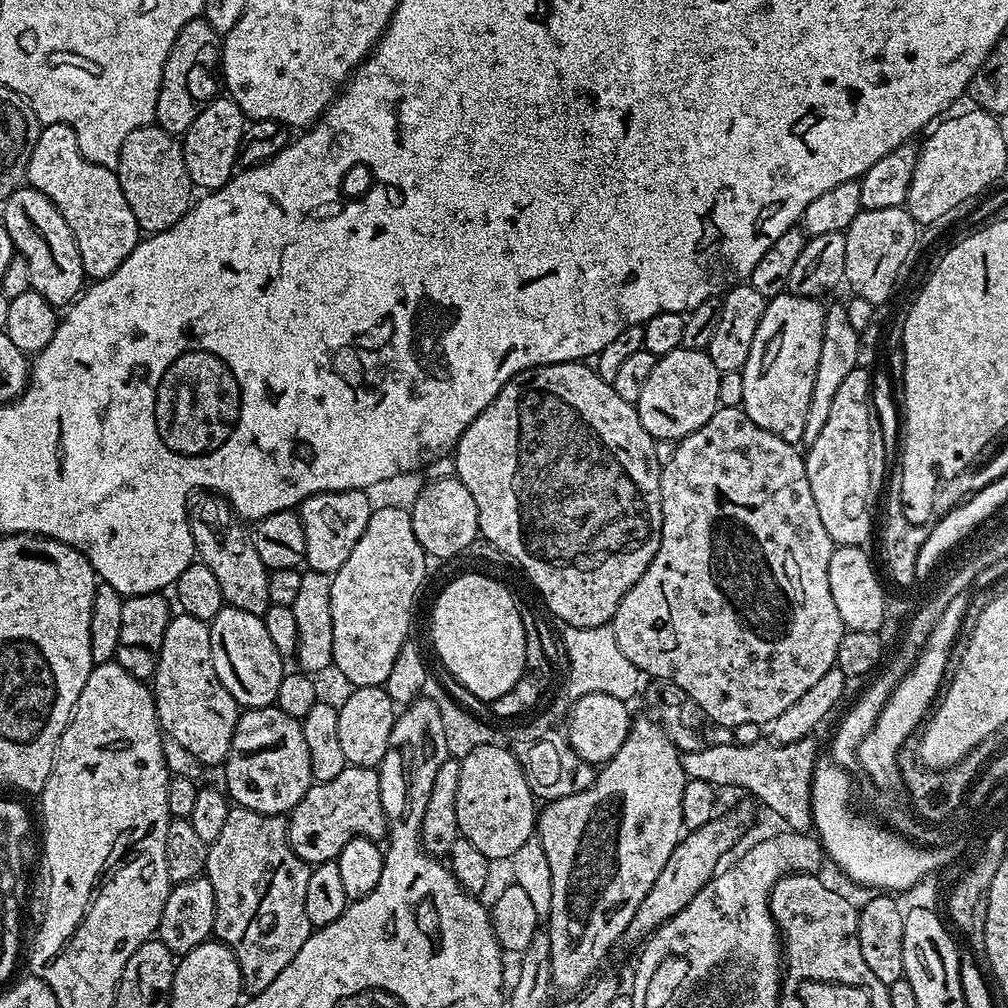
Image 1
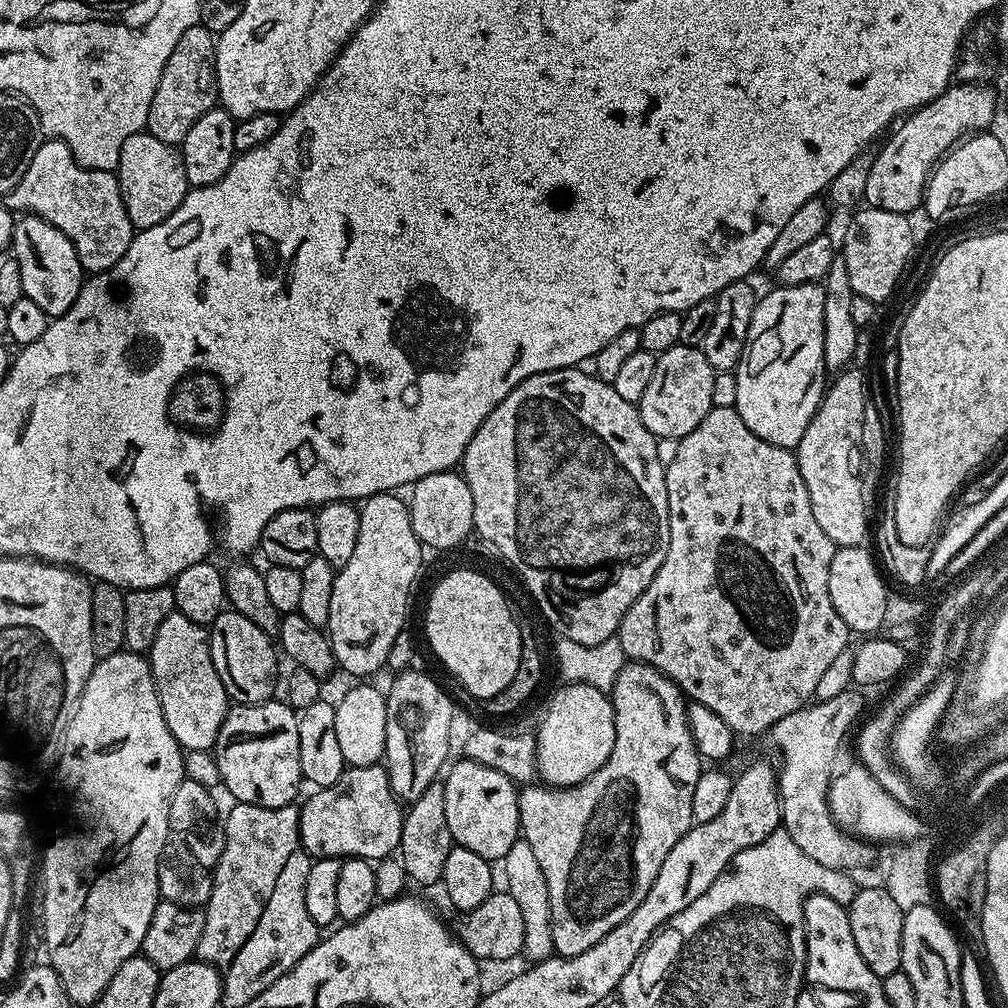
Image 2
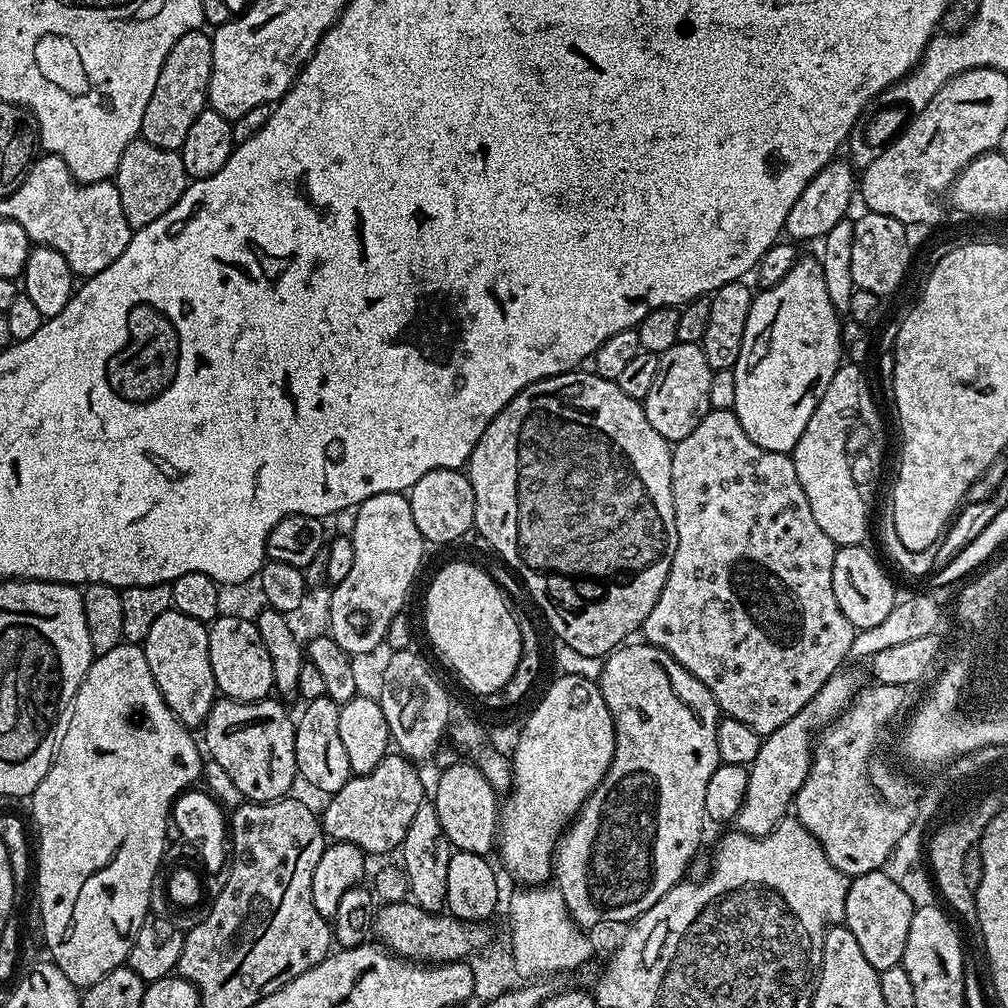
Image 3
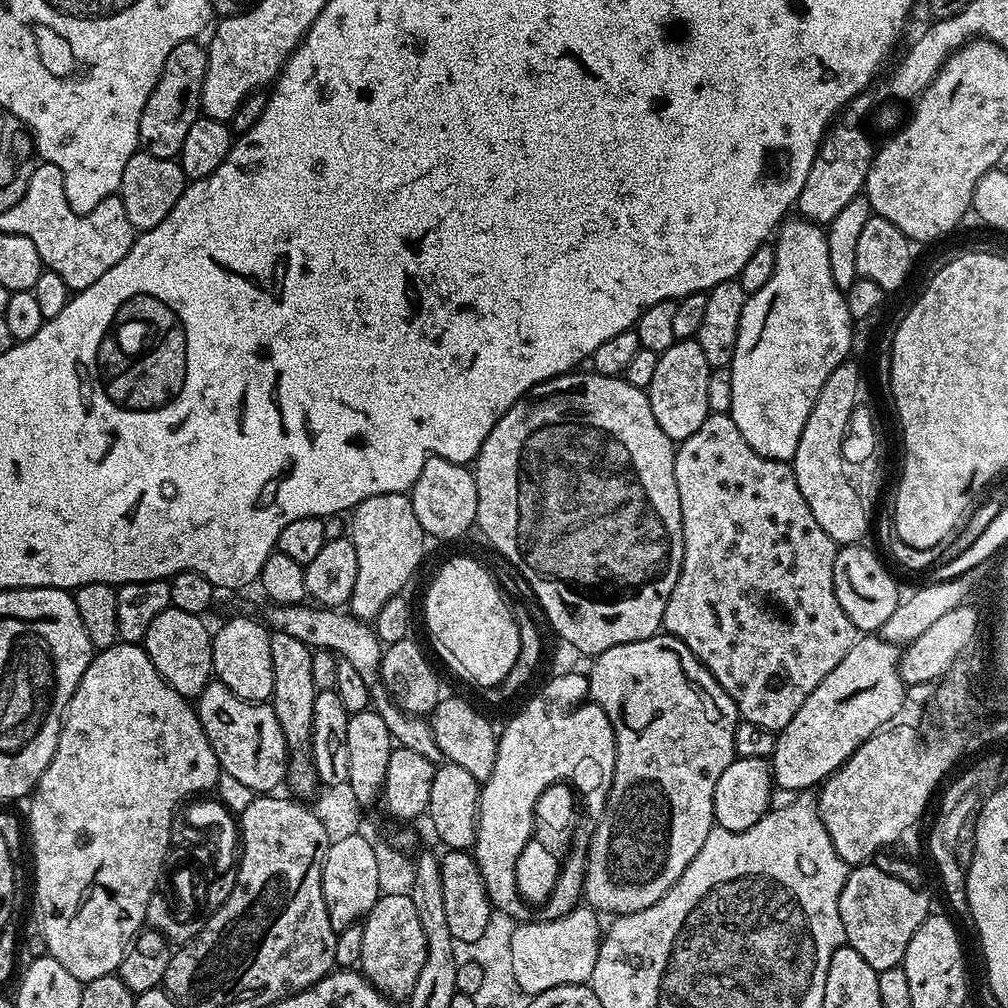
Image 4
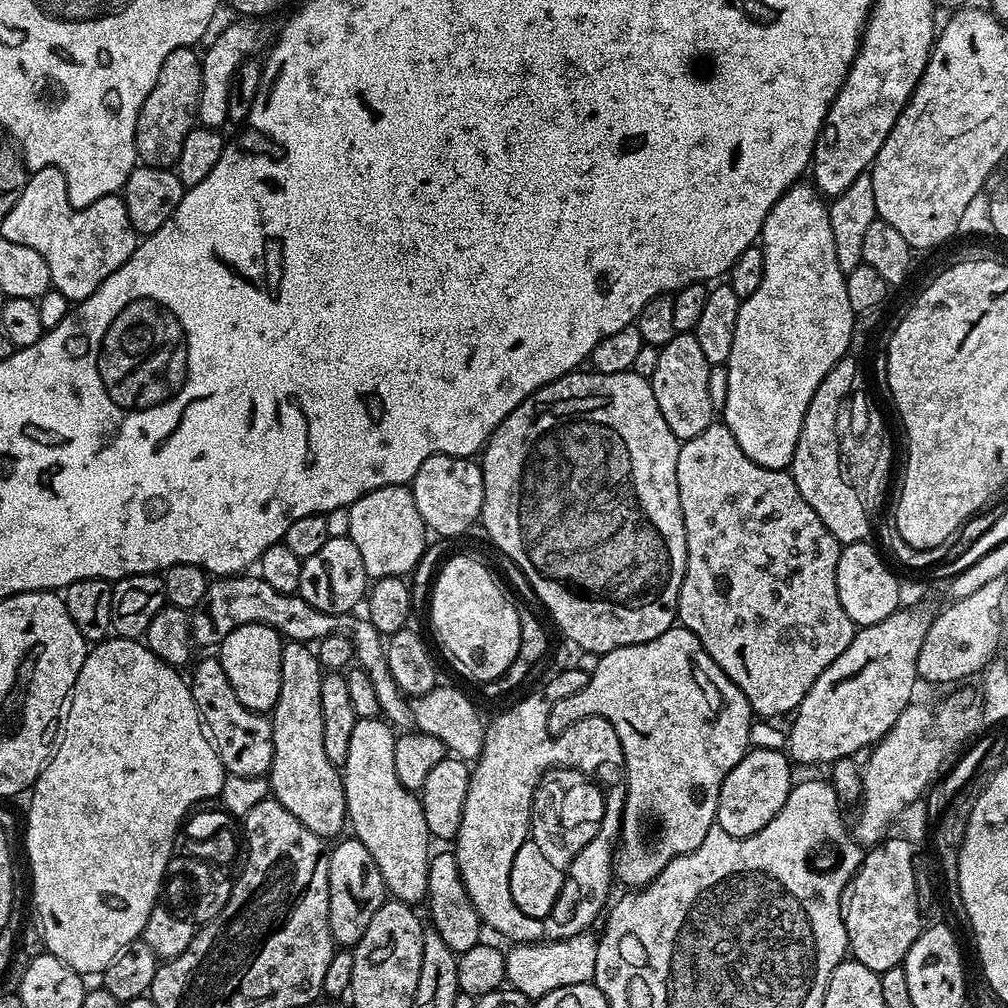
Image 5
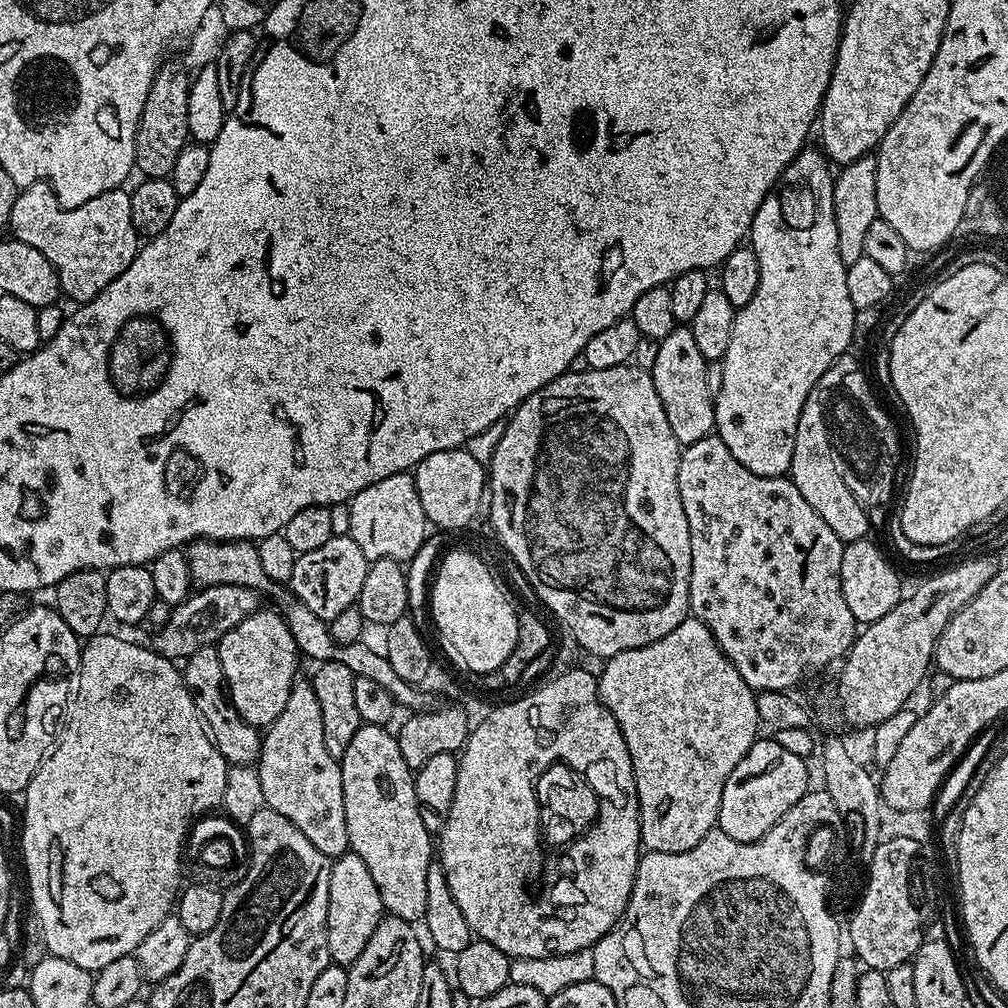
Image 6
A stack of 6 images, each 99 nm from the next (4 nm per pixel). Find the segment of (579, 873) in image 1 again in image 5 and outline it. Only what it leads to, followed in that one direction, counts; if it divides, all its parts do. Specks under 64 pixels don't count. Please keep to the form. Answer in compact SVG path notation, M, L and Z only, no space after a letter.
M682 626L670 627L650 642L622 646L603 653L594 672L588 674L588 681L586 686L582 686L582 690L570 694L569 697L558 698L554 716L555 727L560 730L567 729L577 720L585 720L591 716L604 716L614 726L614 734L622 746L624 755L624 809L620 812L620 839L614 853L614 876L619 883L621 880L622 883L628 884L624 886L632 890L639 890L649 884L674 858L685 856L686 853L702 846L702 838L706 838L706 834L716 824L722 782L726 774L730 774L730 770L734 770L734 766L738 766L740 759L750 750L748 739L750 726L754 722L754 713L746 694L742 694L742 690L738 690L738 686L734 686L734 682L730 682L728 675L720 669L718 662L714 662L714 658L706 654L696 635Z

